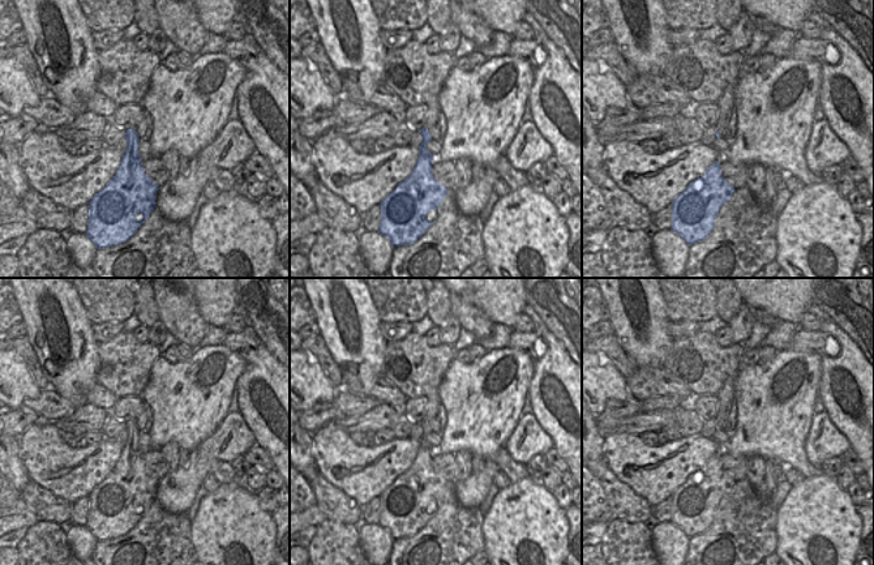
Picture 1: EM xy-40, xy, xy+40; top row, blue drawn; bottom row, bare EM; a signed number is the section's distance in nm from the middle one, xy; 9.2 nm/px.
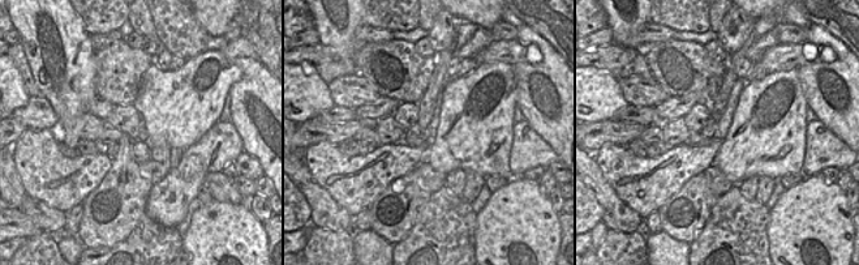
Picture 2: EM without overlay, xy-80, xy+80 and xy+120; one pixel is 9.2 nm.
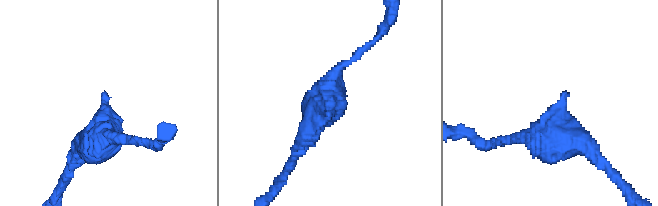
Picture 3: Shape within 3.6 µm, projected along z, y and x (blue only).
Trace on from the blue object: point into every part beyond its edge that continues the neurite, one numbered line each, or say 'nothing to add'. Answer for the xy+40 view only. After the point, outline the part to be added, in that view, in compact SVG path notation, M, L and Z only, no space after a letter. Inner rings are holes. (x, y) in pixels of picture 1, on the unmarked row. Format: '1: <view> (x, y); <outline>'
1: xy+40 (725, 396); M734 376L728 377L724 381L719 393L716 394L719 406L716 408L715 419L723 431L725 431L725 425L729 419L731 406L732 402L734 401L734 381L736 381Z

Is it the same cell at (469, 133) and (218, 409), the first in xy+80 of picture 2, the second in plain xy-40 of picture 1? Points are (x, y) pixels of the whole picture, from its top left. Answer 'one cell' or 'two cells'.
one cell

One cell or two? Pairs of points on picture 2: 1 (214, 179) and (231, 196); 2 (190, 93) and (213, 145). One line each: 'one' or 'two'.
1: one
2: two

